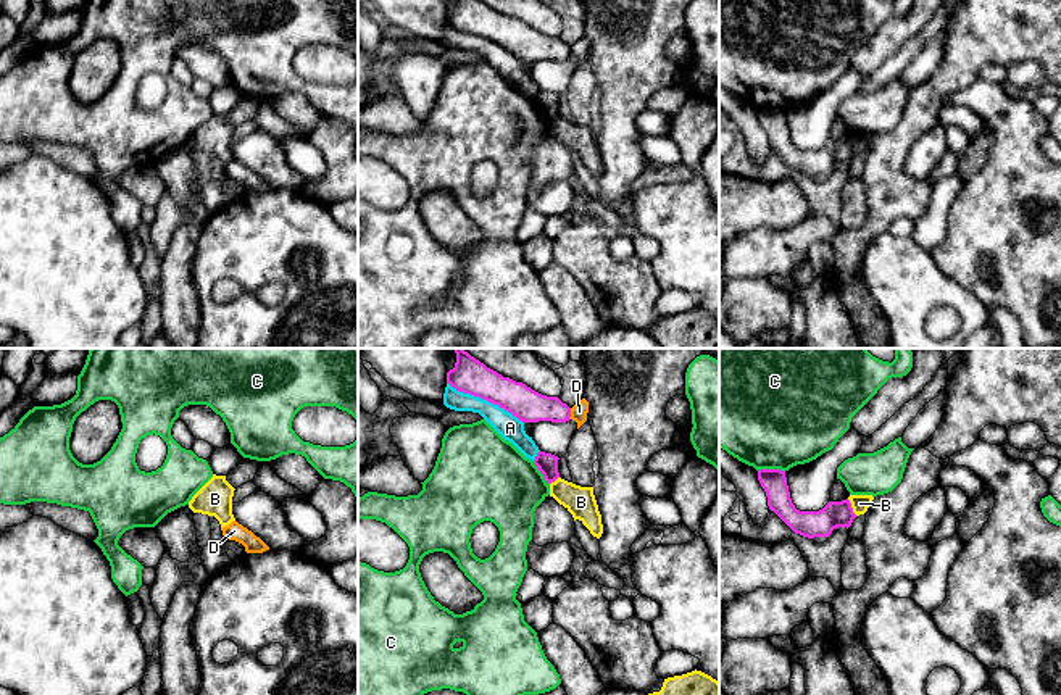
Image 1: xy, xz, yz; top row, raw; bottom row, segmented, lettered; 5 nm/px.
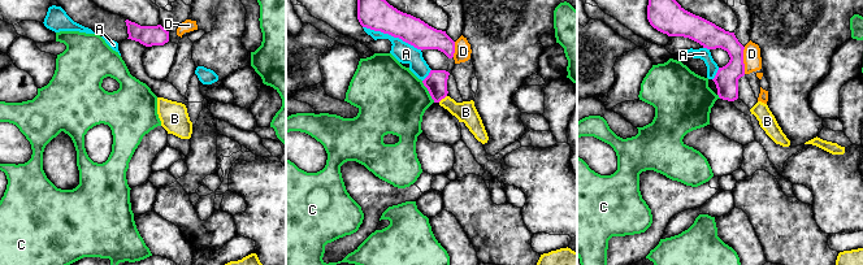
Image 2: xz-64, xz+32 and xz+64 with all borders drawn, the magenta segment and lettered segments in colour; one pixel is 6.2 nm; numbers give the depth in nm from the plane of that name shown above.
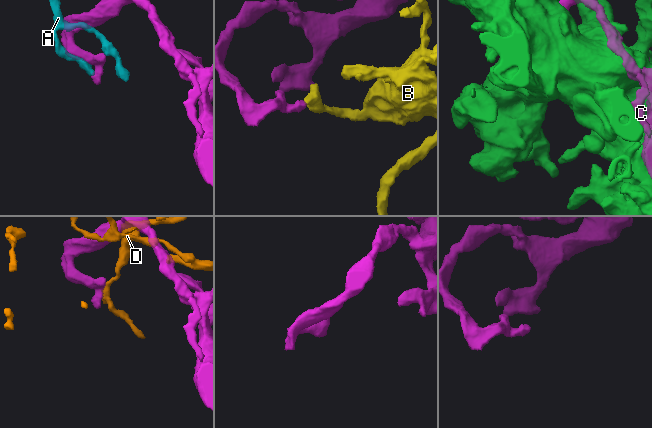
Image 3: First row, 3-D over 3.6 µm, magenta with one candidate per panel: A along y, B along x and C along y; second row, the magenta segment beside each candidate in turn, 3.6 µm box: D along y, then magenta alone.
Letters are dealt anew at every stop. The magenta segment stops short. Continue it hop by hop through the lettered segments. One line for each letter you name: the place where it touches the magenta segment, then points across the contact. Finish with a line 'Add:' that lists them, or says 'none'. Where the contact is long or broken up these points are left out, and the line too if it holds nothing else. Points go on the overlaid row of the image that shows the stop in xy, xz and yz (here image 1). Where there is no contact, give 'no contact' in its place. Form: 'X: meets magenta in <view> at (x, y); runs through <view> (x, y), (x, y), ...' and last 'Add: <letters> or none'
Add: none

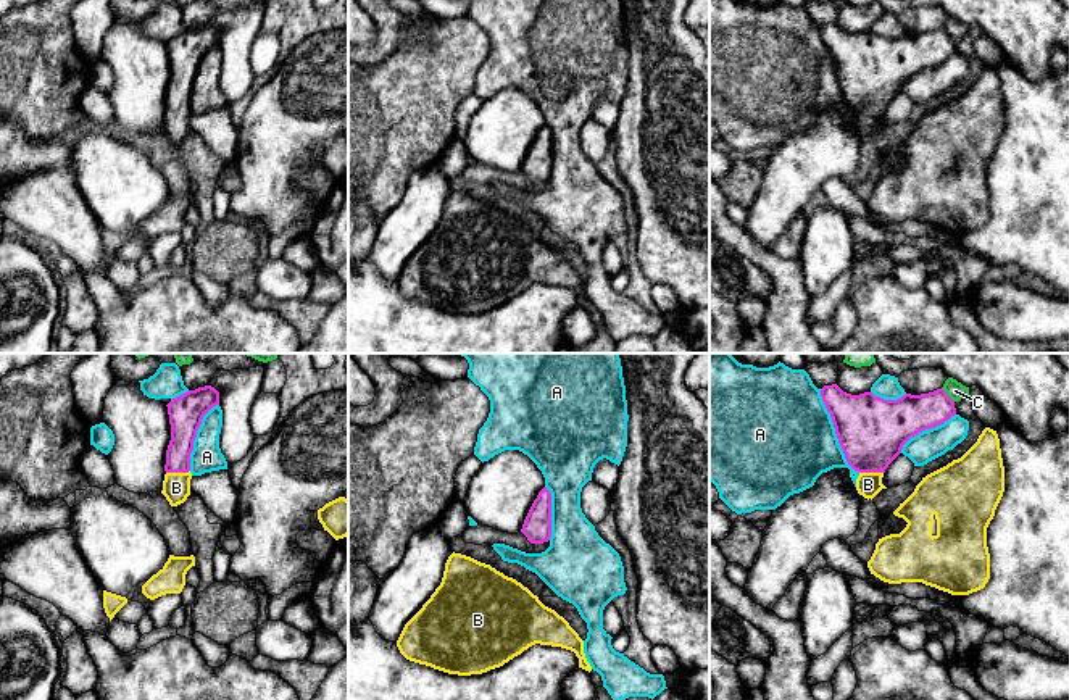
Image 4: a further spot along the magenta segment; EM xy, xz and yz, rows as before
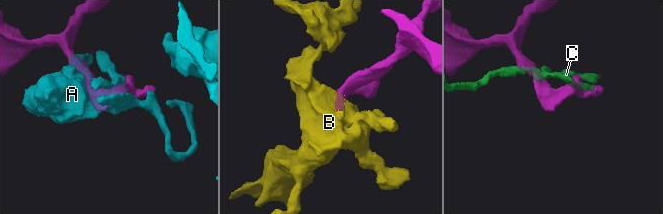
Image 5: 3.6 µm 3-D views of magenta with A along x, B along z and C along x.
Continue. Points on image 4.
B: meets magenta in xy at (178, 471); runs through xy (184, 423), (178, 452), (178, 471), (176, 487)
Add: B

